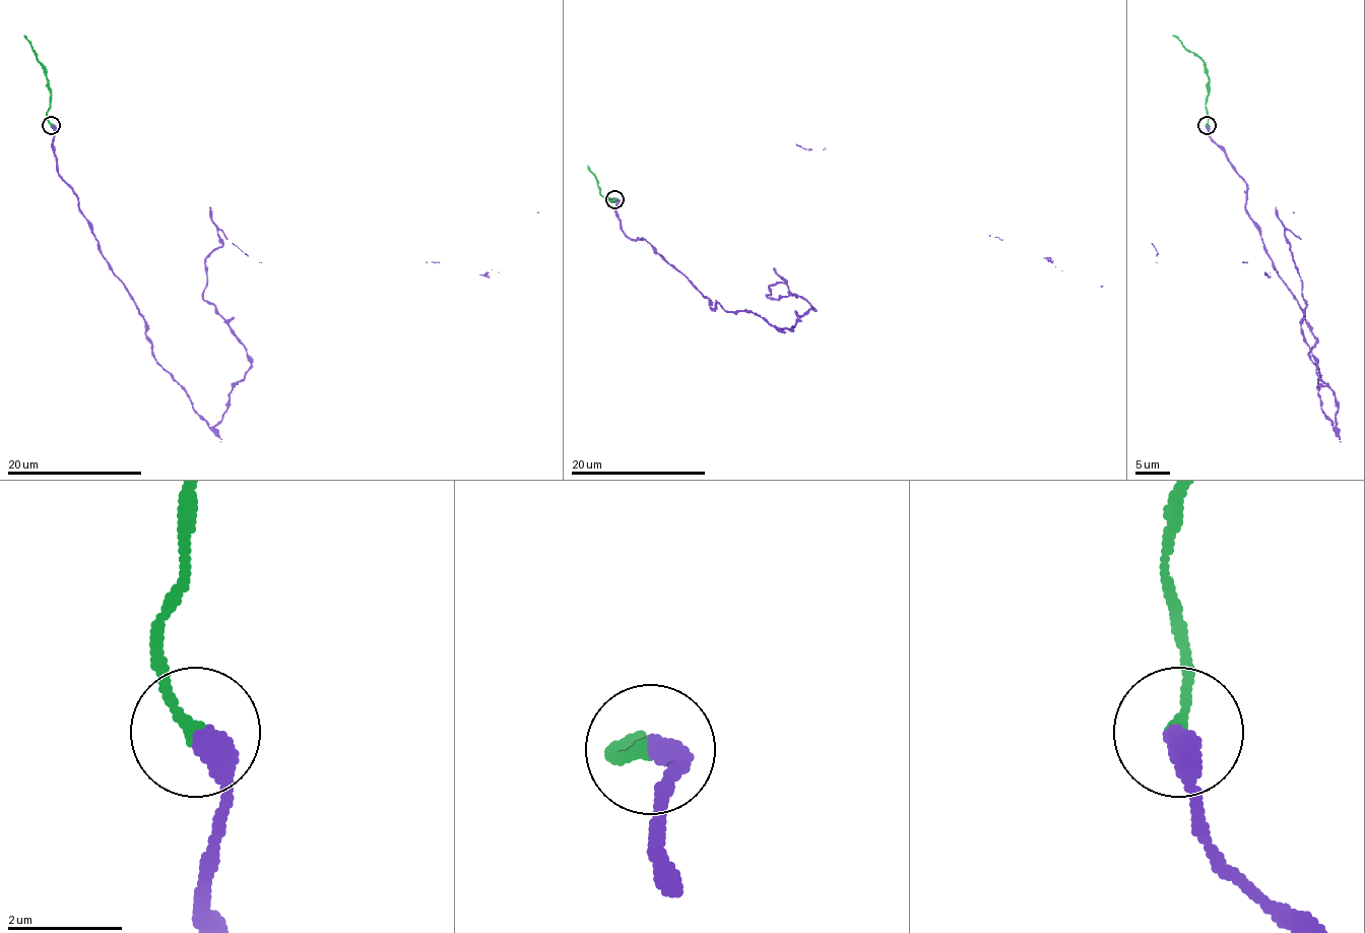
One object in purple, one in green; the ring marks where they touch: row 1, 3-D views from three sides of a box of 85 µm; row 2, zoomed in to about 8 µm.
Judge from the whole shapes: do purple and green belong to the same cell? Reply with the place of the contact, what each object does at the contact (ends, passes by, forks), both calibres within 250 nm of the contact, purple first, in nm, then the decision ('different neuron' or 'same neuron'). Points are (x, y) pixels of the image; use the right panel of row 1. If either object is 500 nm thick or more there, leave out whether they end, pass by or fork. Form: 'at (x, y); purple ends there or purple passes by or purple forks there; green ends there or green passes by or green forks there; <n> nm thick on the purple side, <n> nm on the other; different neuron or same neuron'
at (1207, 125); purple ends there; green ends there; 440 nm thick on the purple side, 240 nm on the other; same neuron

